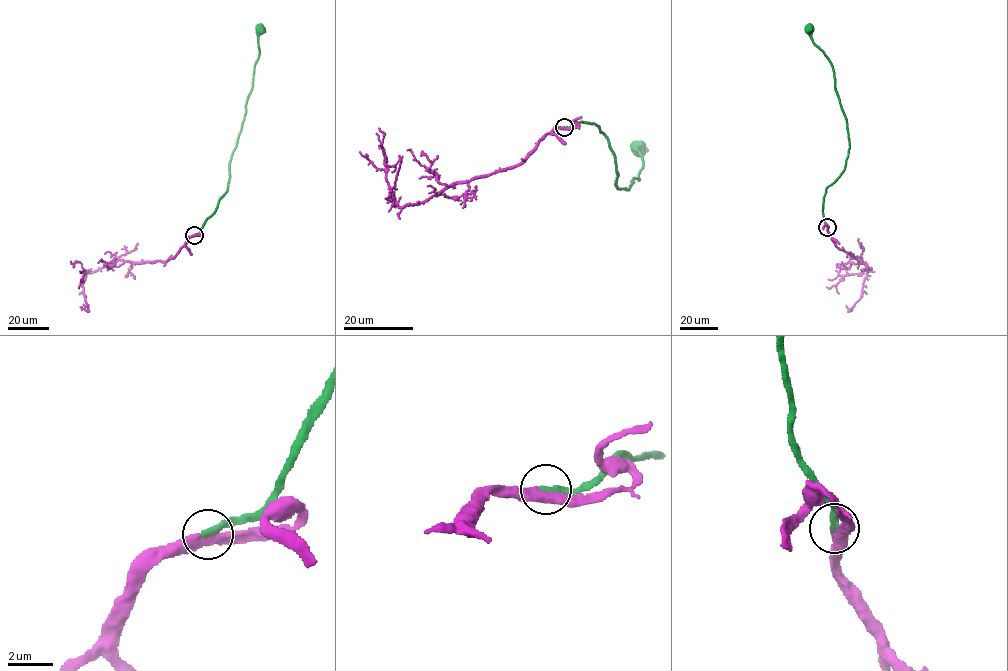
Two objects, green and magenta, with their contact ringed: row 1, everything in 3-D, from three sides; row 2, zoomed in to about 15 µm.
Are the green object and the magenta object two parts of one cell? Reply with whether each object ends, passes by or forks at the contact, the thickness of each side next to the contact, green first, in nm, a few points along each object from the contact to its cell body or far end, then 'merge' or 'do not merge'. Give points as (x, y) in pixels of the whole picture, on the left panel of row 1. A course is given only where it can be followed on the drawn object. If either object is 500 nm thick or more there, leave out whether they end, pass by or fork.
green ends; magenta passes by; calibres 360 and 440 nm; course green (194, 235), (226, 191), (231, 156), (259, 55), (261, 29); course magenta (194, 235), (173, 257), (165, 261), (117, 260), (89, 271), (83, 286), (88, 310), (83, 304); merge

